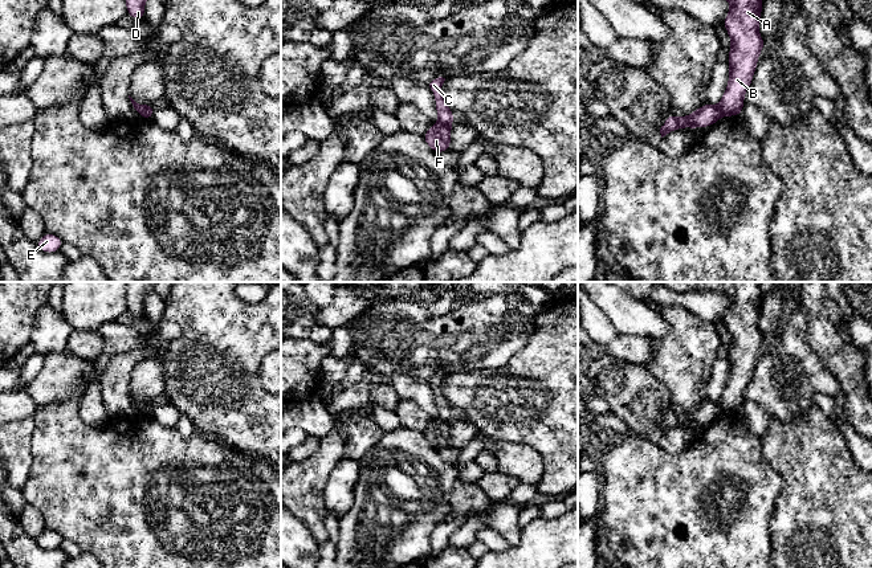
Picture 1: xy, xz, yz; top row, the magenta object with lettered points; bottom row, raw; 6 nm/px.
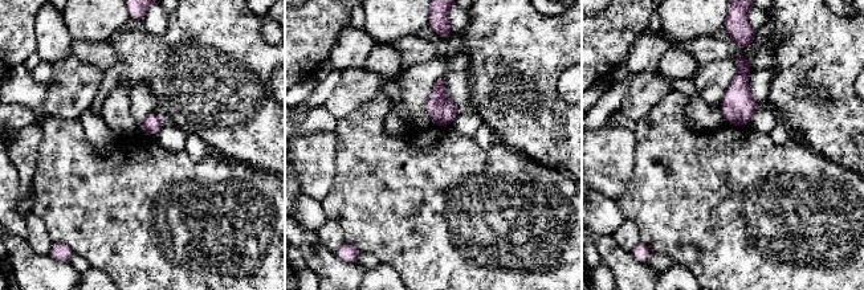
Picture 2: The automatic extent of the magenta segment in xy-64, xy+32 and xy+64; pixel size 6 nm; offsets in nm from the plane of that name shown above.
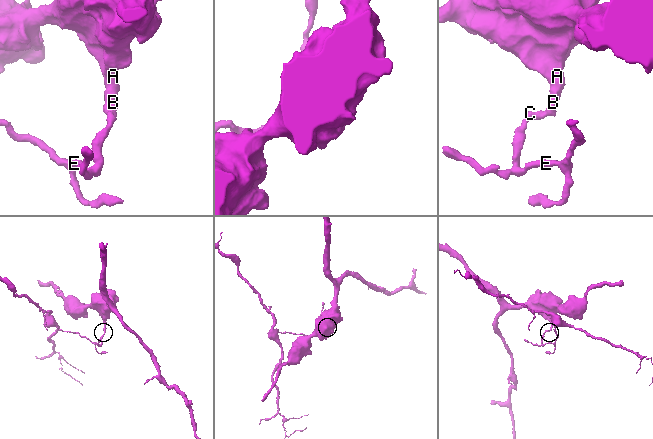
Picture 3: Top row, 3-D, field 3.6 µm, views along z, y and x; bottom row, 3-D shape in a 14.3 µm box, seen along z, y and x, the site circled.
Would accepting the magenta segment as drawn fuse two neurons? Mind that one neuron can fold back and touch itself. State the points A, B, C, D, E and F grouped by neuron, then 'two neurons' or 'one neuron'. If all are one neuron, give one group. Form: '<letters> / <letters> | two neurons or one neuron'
A B D F / C E | two neurons

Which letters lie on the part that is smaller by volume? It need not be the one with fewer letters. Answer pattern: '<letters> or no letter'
C, E

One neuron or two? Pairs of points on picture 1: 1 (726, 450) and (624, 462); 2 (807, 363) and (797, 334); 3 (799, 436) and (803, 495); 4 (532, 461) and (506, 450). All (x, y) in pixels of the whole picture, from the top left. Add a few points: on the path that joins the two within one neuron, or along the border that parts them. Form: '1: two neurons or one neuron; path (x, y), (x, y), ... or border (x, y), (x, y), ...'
1: one neuron; path (701, 464), (650, 464)
2: one neuron; path (801, 356), (797, 352), (797, 340)
3: one neuron; path (803, 450), (803, 481)
4: one neuron; path (525, 461), (513, 457)

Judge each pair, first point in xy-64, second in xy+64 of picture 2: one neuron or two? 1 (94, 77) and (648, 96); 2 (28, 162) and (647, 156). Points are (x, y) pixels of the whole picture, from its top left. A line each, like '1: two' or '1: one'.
1: one
2: two

